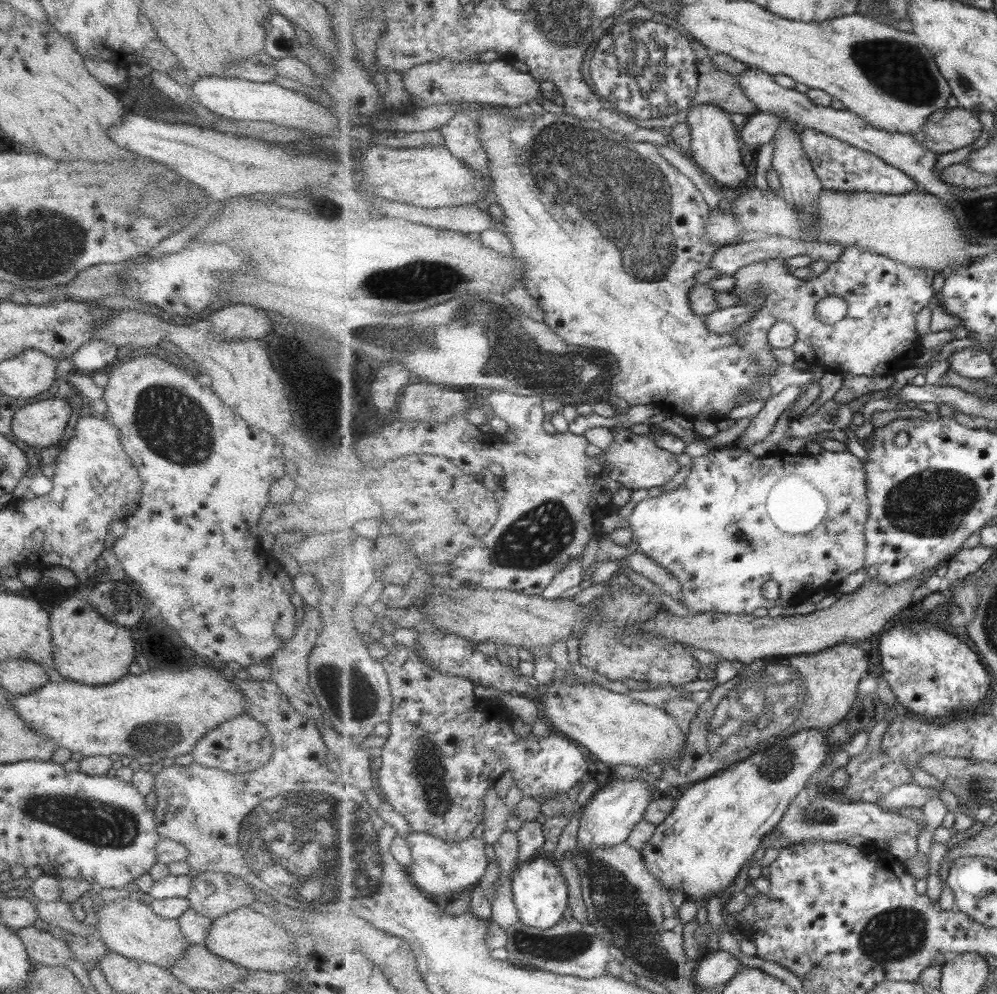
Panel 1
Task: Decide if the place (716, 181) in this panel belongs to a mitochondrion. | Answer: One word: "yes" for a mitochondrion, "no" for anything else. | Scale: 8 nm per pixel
no

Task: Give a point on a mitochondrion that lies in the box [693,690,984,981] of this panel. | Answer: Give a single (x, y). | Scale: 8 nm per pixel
(897, 935)

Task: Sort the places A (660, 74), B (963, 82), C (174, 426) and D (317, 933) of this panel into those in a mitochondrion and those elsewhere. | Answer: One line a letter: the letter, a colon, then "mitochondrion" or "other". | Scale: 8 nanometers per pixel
A: mitochondrion
B: mitochondrion
C: mitochondrion
D: other

